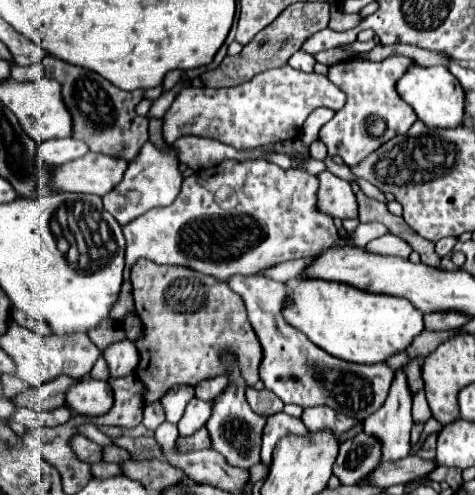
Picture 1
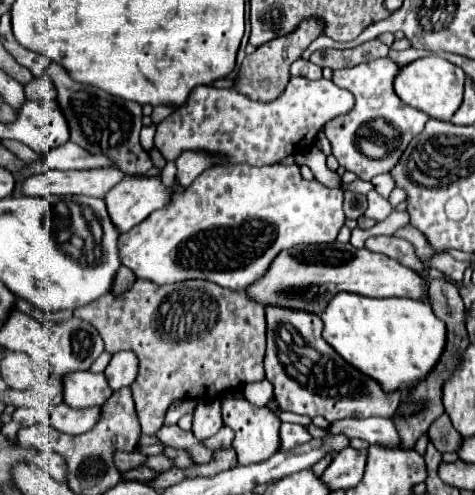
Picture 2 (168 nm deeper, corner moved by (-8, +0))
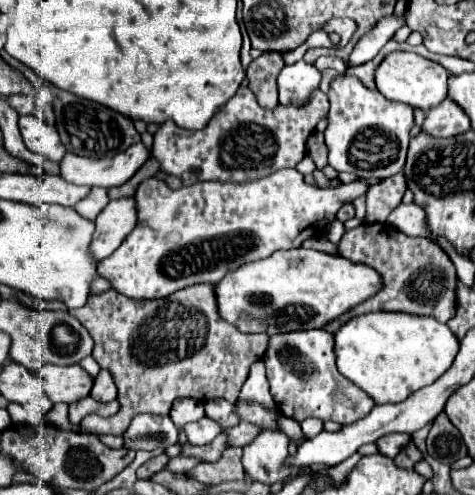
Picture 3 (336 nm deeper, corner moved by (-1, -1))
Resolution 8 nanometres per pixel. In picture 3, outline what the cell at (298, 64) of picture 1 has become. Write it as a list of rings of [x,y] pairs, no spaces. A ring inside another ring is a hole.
[[[297,61],[293,65],[285,65],[277,77],[279,105],[305,105],[315,89],[319,89],[321,71],[315,65]]]

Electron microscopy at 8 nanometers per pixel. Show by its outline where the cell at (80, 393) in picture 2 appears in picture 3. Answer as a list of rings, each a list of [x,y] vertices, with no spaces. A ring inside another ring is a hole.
[[[45,365],[37,373],[45,385],[45,391],[53,403],[75,403],[91,393],[93,379],[79,365],[53,367]]]

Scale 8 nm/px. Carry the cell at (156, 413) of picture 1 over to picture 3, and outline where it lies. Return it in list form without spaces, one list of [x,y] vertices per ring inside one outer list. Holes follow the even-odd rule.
[[[177,399],[177,403],[173,403],[173,409],[169,415],[171,415],[175,427],[183,429],[187,423],[201,419],[205,415],[205,411],[203,411],[203,403],[197,399]]]

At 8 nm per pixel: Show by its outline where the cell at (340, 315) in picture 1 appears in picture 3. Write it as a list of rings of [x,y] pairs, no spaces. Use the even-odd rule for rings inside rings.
[[[367,313],[347,321],[335,335],[337,367],[343,377],[359,385],[375,405],[401,403],[411,393],[435,383],[459,351],[457,335],[437,319],[409,313]]]

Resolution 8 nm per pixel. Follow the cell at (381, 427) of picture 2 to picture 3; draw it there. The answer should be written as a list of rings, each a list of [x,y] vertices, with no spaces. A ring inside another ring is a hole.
[[[389,433],[389,435],[385,435],[385,437],[381,437],[377,441],[379,453],[383,453],[383,455],[387,455],[387,457],[393,459],[409,441],[411,441],[409,433]]]

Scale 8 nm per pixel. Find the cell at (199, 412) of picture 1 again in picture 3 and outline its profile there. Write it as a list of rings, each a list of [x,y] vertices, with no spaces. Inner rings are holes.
[[[203,417],[199,421],[193,421],[193,423],[185,425],[183,431],[185,431],[187,441],[191,445],[207,445],[221,433],[219,425],[215,421],[211,421],[209,417]]]

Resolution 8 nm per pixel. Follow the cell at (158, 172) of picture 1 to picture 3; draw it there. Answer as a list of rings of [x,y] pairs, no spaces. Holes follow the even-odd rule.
[[[115,199],[99,213],[95,221],[93,239],[89,245],[89,255],[95,263],[109,257],[119,243],[135,227],[135,201],[133,199]]]

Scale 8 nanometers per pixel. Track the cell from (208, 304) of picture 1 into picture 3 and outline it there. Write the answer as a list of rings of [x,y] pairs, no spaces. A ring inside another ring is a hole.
[[[209,283],[191,285],[165,299],[153,299],[153,301],[135,301],[109,289],[105,293],[91,295],[81,309],[73,309],[69,313],[93,337],[95,347],[91,355],[101,369],[107,369],[113,375],[113,381],[119,389],[121,409],[117,415],[109,419],[103,419],[99,415],[87,415],[79,423],[83,433],[93,433],[93,435],[123,435],[133,415],[137,413],[169,415],[173,401],[179,397],[191,397],[197,401],[225,399],[229,403],[235,403],[239,399],[241,385],[245,383],[251,365],[263,359],[265,347],[269,343],[265,333],[245,335],[237,331],[233,325],[225,323],[219,317],[215,291],[213,291],[213,285]]]

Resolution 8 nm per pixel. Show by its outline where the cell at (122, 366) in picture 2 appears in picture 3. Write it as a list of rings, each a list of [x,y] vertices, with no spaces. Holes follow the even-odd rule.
[[[101,371],[97,377],[95,377],[95,385],[93,385],[93,391],[91,391],[91,397],[99,403],[109,403],[113,399],[117,399],[117,387],[115,387],[115,381],[111,377],[109,371]]]

